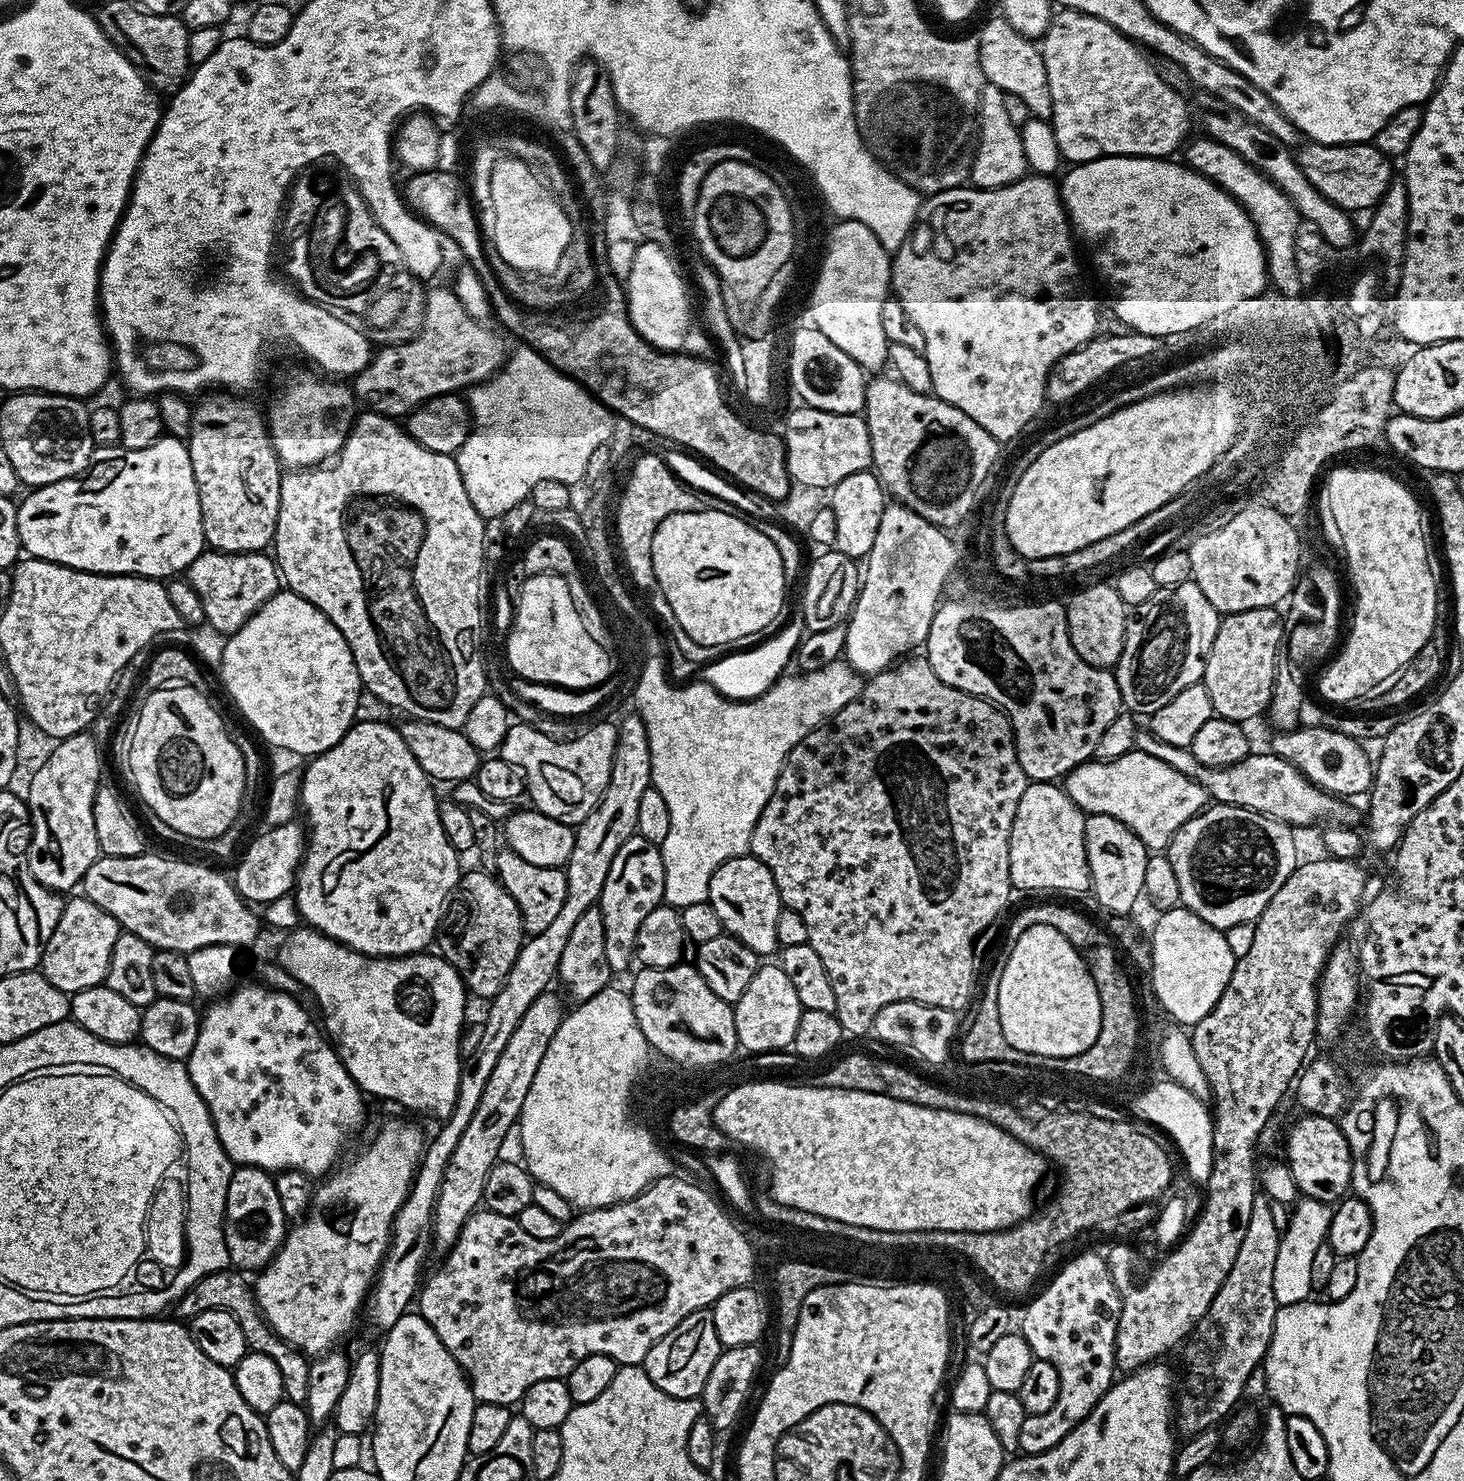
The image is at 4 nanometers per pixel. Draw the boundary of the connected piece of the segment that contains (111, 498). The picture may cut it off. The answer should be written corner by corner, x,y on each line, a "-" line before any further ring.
167,434
160,436
150,446
142,446
142,450
130,450
123,446
100,446
93,451
92,454
92,465
88,471
78,475
72,476
68,480
62,482
54,482
53,484
44,484
41,488
33,488
27,493
29,496
24,501
19,501
16,509
16,525
18,526
18,538
20,539
21,549
29,557
38,560
49,560
55,564
61,564
67,568
74,568
77,572
98,572
101,576
147,576
149,580
163,581
165,578
175,577
177,574
185,573
189,566
194,562
194,558
198,558
206,550
204,542
204,527
202,526
202,506
198,502
198,486
194,482
194,466
190,466
190,454
188,453
187,443
173,436

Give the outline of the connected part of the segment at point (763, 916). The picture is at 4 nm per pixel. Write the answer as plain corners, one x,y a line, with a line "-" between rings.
749,854
722,862
710,878
707,901
714,906
718,918
722,918
725,933
750,946
757,957
768,958
772,951
777,951
776,928
782,907
780,895
778,886
774,886
774,874
766,870
758,857

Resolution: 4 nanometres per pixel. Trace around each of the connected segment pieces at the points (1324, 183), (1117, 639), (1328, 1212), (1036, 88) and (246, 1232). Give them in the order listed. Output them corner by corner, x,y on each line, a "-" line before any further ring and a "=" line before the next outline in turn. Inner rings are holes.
1305,143
1297,153
1300,169
1324,197
1347,212
1369,211
1384,196
1391,184
1391,159
1381,154
1372,144
=
1111,583
1092,584
1073,594
1072,601
1067,601
1066,611
1070,642
1080,657
1096,668
1111,669
1119,665
1130,612
1122,602
1118,590
=
1312,1197
1299,1199
1291,1209
1292,1216
1281,1233
1278,1257
1274,1264
1273,1289
1279,1307
1305,1303
1313,1293
1311,1283
1311,1262
1315,1251
1327,1241
1333,1207
=
996,14
993,20
988,20
978,31
980,42
980,65
987,83
998,86
1003,92
1018,94
1022,102
1026,102
1029,113
1044,122
1052,119
1052,103
1050,90
1046,82
1046,66
1044,53
1033,41
1018,34
1010,22
1004,20
1003,15
=
247,1166
233,1167
230,1186
226,1186
226,1210
224,1211
224,1237
229,1261
237,1269
263,1270
278,1254
288,1235
290,1224
278,1198
273,1173

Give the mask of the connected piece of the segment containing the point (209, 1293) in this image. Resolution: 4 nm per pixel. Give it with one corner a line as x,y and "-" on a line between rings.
225,1270
215,1272
206,1278
199,1280
190,1290
186,1290
174,1305
175,1319
180,1322
191,1322
198,1314
213,1308
228,1312
242,1326
242,1334
246,1334
246,1342
250,1352
266,1354
266,1358
271,1358
278,1366
278,1371
282,1374
282,1386
284,1395
295,1404
306,1402
306,1390
310,1386
310,1370
308,1369
310,1360
299,1348
291,1348
278,1333
272,1331
264,1321
264,1315
260,1312
260,1307
256,1305
255,1291
243,1280
235,1271

